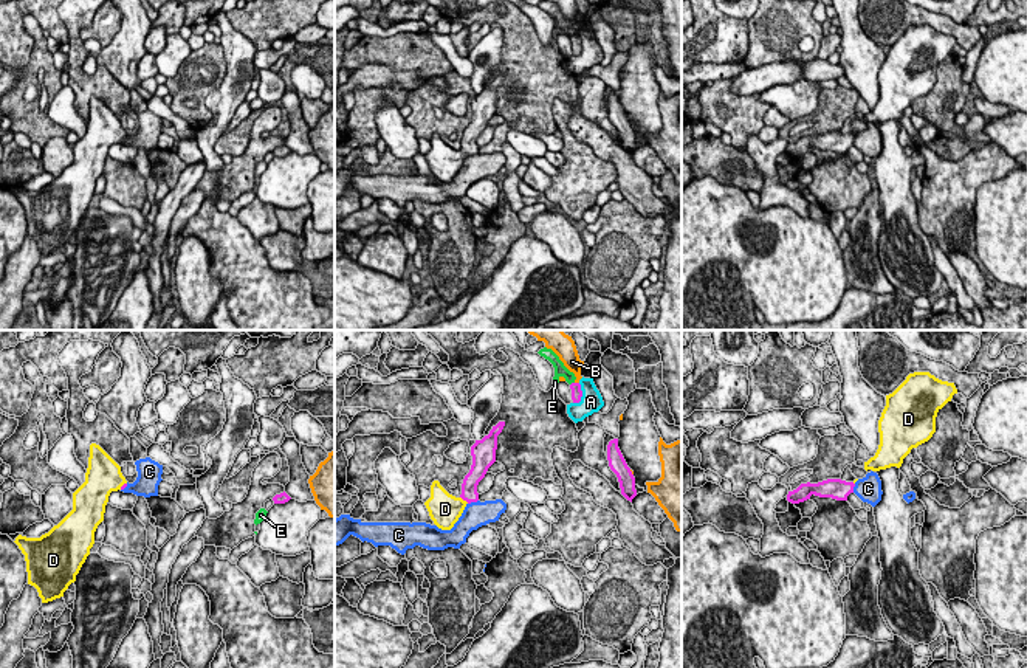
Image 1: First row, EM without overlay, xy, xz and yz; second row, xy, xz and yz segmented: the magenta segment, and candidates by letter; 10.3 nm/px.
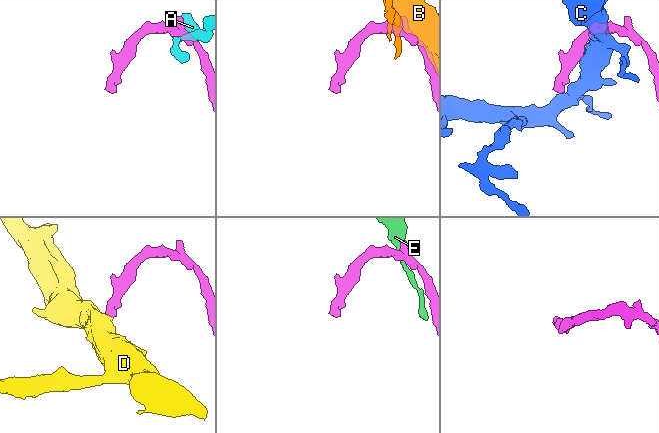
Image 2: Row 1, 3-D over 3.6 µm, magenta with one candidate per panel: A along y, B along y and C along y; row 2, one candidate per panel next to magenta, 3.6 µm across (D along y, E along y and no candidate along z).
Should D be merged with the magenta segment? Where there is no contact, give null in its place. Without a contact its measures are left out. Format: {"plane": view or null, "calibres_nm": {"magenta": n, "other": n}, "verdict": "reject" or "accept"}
{"plane": "xz", "calibres_nm": {"magenta": 160, "other": 320}, "verdict": "accept"}

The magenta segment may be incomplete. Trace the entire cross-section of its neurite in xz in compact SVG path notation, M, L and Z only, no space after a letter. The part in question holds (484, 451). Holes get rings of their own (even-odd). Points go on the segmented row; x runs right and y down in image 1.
M499 422L488 436L476 440L471 446L472 465L462 484L459 498L449 494L438 480L431 485L431 498L424 502L431 519L441 530L451 530L462 516L465 507L479 501L477 485L485 477L488 468L496 462L497 436L505 422Z

